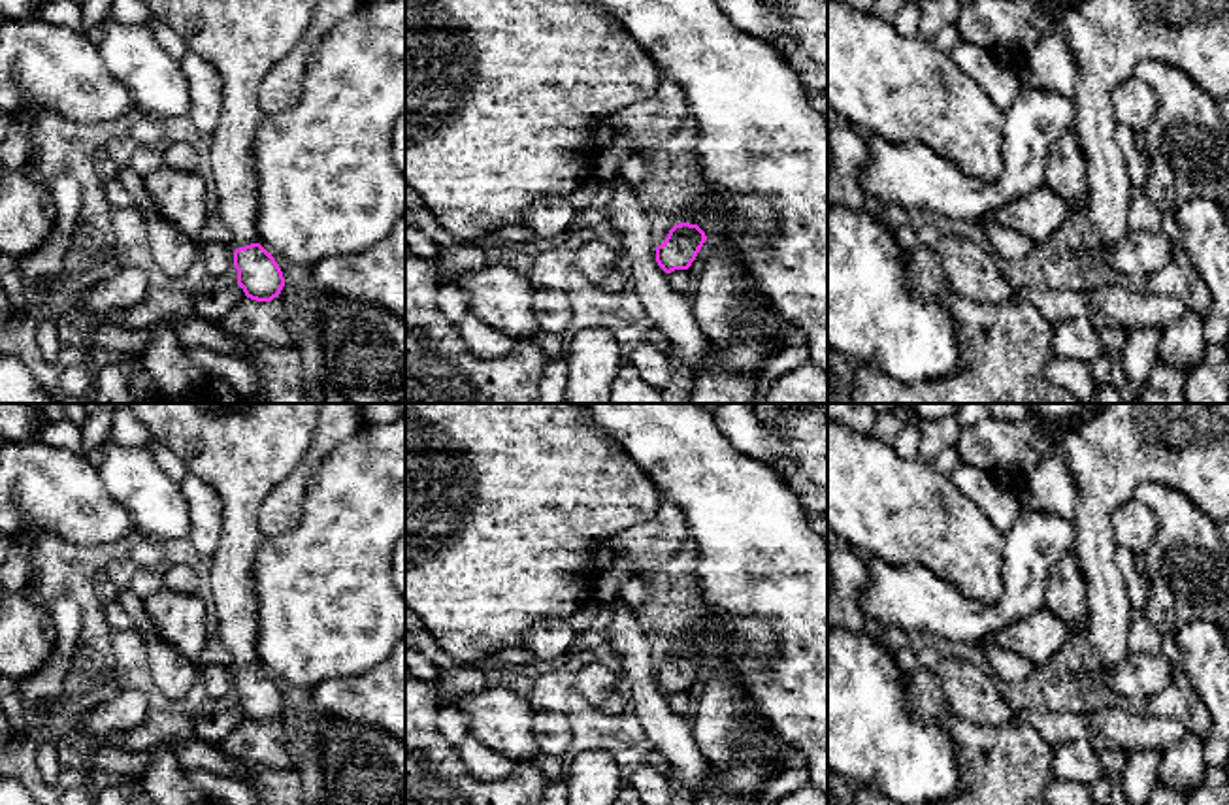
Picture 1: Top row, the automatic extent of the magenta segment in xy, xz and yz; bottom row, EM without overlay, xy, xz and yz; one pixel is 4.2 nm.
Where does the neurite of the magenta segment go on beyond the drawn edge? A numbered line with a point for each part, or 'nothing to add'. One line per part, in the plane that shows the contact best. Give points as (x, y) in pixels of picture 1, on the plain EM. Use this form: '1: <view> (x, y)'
1: xy (242, 451)

